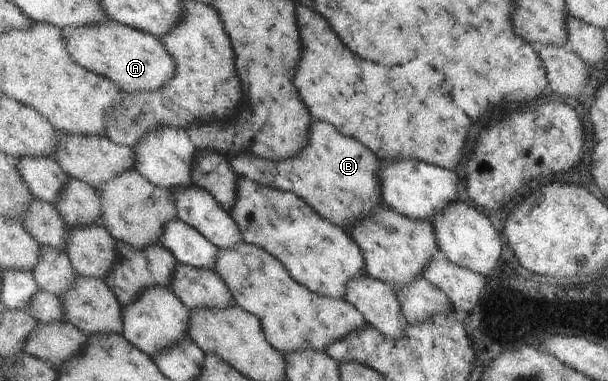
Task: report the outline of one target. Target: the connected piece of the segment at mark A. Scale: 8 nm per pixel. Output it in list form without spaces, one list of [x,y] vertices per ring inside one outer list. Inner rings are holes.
[[[115,19],[62,30],[71,56],[87,70],[111,79],[122,91],[157,91],[168,86],[178,68],[175,58],[154,34]]]

